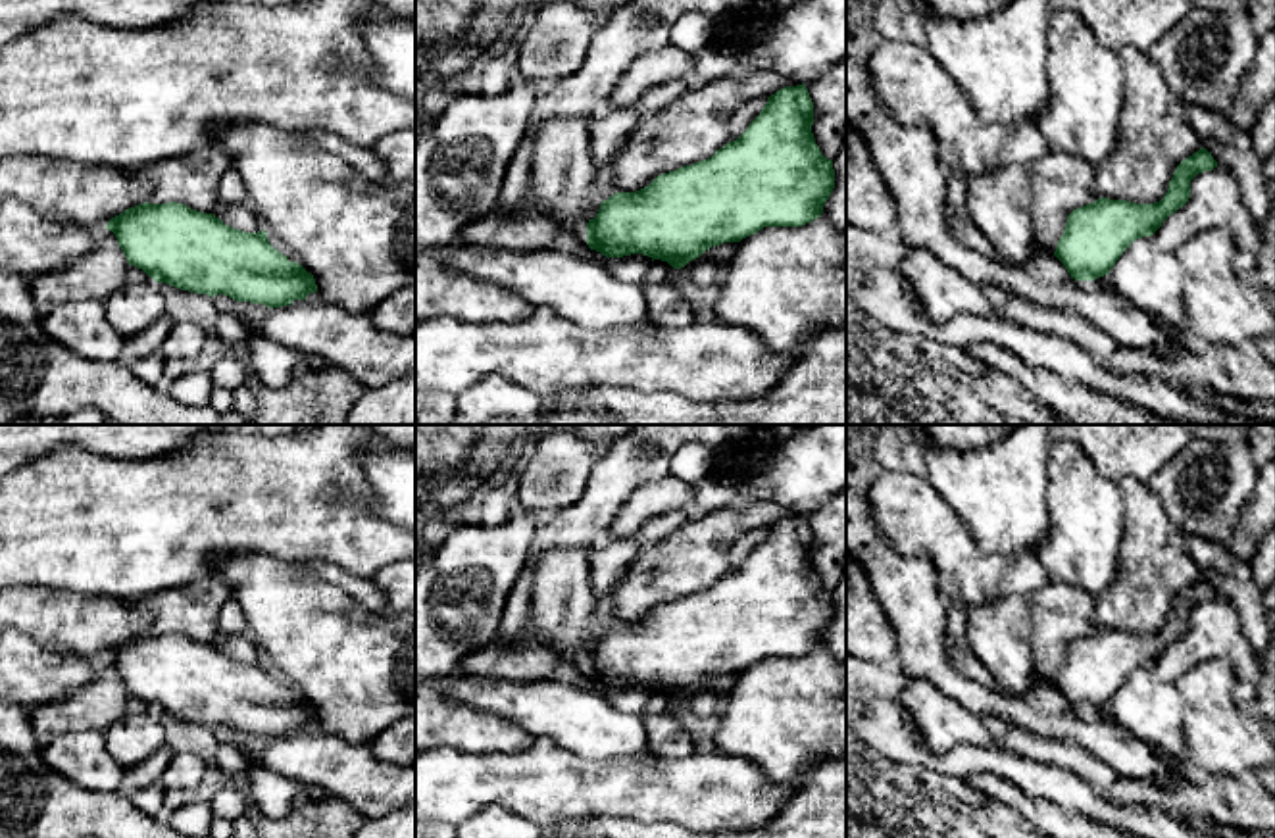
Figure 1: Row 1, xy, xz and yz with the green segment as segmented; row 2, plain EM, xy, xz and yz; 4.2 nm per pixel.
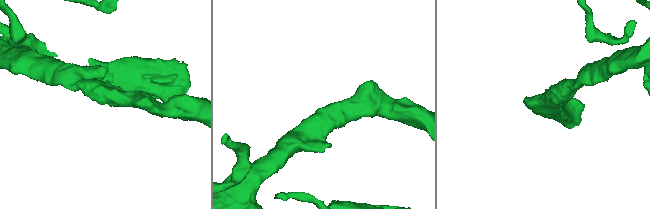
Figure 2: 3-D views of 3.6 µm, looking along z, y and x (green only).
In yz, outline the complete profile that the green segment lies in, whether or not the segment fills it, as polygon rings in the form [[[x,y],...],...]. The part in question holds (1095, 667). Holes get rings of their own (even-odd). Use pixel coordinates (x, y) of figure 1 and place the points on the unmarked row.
[[[846,425],[846,552],[865,569],[894,628],[902,673],[929,680],[981,719],[1077,744],[1121,778],[1175,788],[1181,776],[1171,757],[1094,711],[1108,705],[1137,669],[1152,667],[1188,632],[1190,611],[1217,598],[1213,586],[1200,579],[1183,590],[1160,632],[1098,628],[1073,640],[1054,682],[1071,705],[1065,713],[1048,713],[1023,696],[981,686],[950,665],[946,619],[954,602],[942,594],[935,565],[898,554],[873,527],[869,494],[885,471],[873,454],[879,432],[879,425]]]

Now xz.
[[[804,513],[771,525],[748,559],[712,588],[658,605],[637,623],[615,623],[600,634],[594,650],[583,642],[583,630],[598,602],[588,555],[585,548],[558,548],[538,557],[533,571],[531,619],[537,636],[560,663],[575,665],[606,688],[642,684],[681,700],[712,677],[740,673],[763,657],[812,653],[823,644],[835,619],[833,590],[821,584],[812,563],[813,532]]]

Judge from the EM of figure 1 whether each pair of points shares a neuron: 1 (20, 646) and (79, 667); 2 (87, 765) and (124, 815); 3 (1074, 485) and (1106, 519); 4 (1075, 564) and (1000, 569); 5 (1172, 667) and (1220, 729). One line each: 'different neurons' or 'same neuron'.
1: same neuron
2: different neurons
3: same neuron
4: different neurons
5: different neurons

